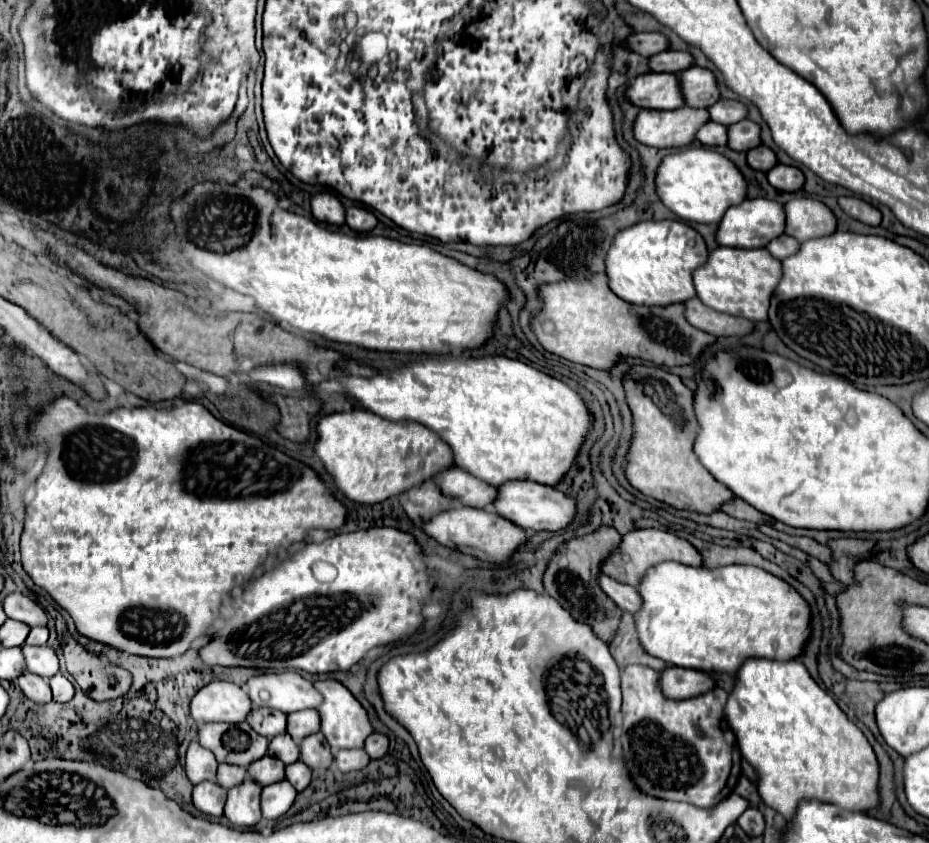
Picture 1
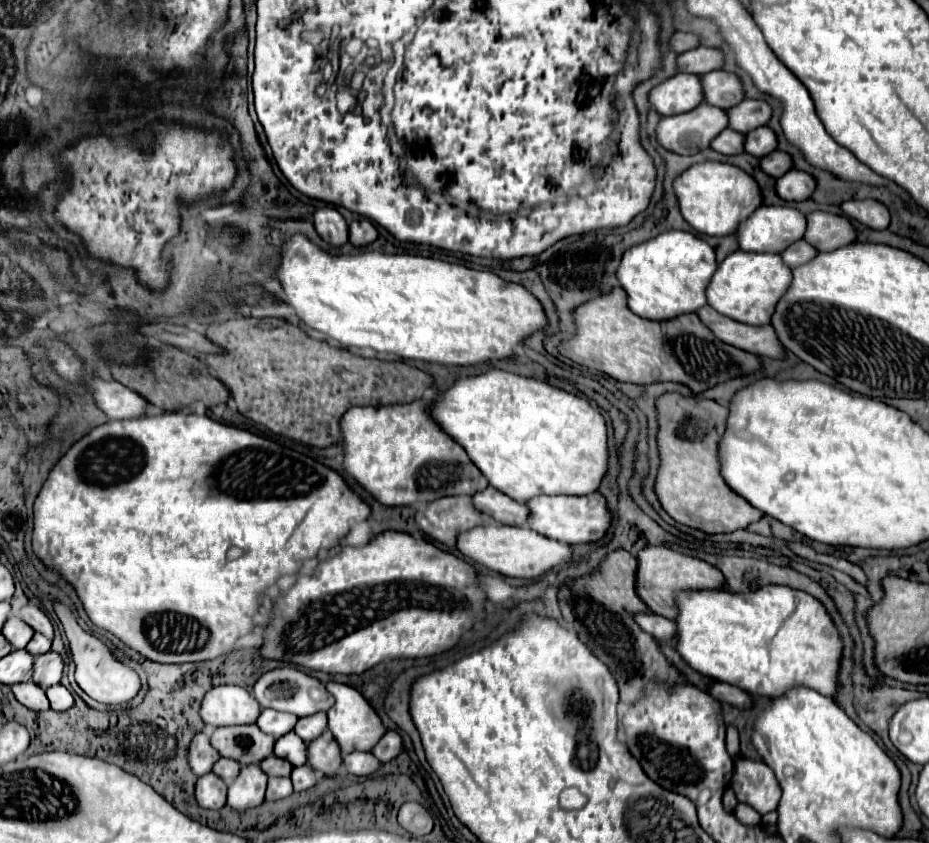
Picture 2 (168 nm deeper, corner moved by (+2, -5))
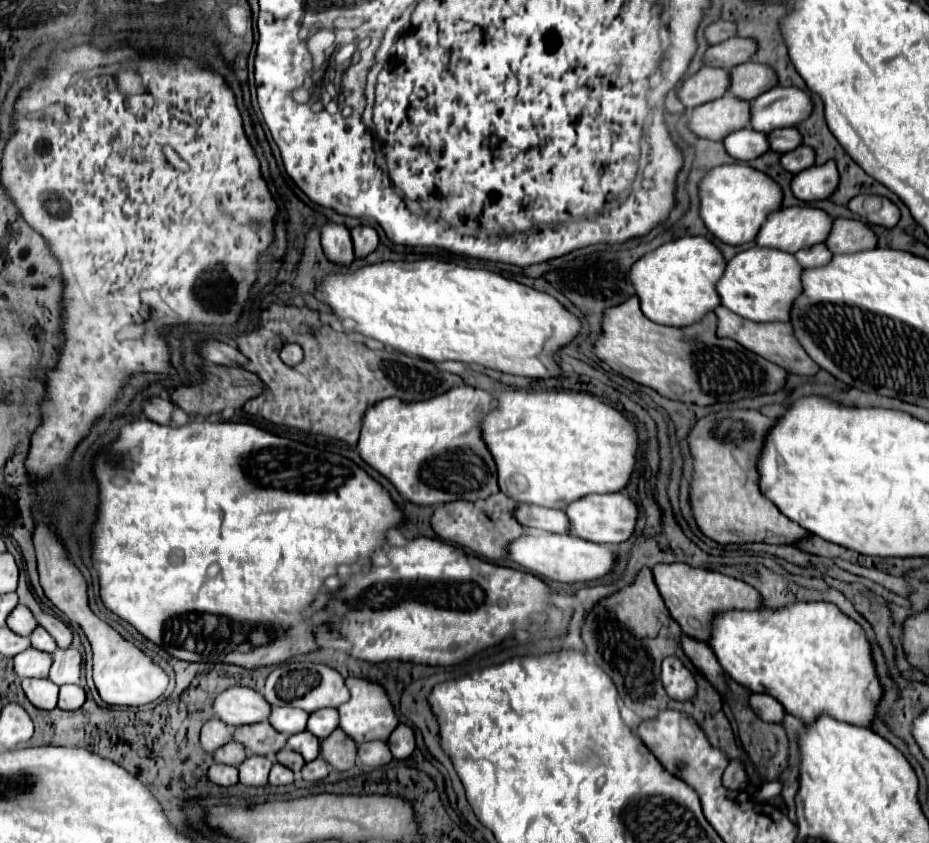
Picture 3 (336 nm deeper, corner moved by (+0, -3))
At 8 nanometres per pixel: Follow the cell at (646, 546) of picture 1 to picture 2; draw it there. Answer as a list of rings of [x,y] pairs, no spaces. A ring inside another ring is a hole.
[[[648,546],[638,554],[638,576],[636,590],[638,596],[656,612],[670,620],[678,618],[678,606],[674,596],[682,590],[720,590],[724,586],[724,576],[716,566],[710,566],[698,558],[684,556],[664,546]]]

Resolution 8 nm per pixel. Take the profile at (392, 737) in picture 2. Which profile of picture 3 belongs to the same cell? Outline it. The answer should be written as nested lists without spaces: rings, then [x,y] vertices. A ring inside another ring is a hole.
[[[398,724],[396,730],[388,738],[388,748],[390,748],[394,758],[400,758],[400,760],[408,758],[412,754],[412,750],[416,748],[416,740],[414,740],[412,728],[406,726],[406,724]]]

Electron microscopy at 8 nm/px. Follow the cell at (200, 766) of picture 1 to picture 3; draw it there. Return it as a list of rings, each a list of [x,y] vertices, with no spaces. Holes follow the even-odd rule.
[[[212,718],[210,722],[206,722],[202,726],[200,732],[200,744],[204,748],[204,752],[214,754],[218,748],[222,748],[224,744],[228,744],[232,740],[232,728],[226,726],[224,722]]]

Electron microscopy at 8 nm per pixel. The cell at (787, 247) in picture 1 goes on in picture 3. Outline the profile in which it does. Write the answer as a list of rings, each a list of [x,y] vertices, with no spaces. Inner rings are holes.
[[[816,244],[810,248],[798,250],[794,256],[802,268],[816,268],[816,266],[828,264],[828,260],[832,258],[832,252],[824,244]]]

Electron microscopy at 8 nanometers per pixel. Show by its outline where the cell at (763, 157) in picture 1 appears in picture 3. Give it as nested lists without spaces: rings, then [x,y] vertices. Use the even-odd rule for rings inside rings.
[[[798,146],[796,150],[782,154],[780,164],[784,170],[798,174],[798,172],[802,172],[814,164],[814,154],[812,154],[812,150],[808,150],[808,146]]]

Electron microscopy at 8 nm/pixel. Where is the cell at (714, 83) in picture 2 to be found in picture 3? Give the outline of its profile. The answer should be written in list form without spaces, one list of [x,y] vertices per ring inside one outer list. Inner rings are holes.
[[[754,62],[734,66],[728,74],[730,74],[728,92],[736,98],[752,100],[776,86],[776,74],[772,72],[772,68]]]

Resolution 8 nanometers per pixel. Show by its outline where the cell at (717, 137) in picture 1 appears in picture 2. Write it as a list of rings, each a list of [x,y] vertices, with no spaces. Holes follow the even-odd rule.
[[[726,128],[722,130],[714,140],[712,140],[712,148],[720,154],[726,154],[726,156],[734,156],[734,154],[742,154],[744,152],[744,134],[740,132],[734,132],[732,128]]]

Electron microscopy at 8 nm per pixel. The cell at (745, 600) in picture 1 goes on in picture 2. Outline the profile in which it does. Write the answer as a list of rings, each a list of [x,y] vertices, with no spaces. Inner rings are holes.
[[[764,586],[758,592],[746,594],[732,594],[728,590],[686,590],[676,598],[680,616],[676,620],[678,642],[674,646],[700,674],[738,686],[754,696],[784,696],[794,684],[802,684],[824,696],[836,698],[844,644],[824,604],[814,600],[814,596],[788,586]]]

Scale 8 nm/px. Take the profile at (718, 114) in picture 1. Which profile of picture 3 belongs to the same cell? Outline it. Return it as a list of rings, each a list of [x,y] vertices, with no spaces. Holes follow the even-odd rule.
[[[772,88],[750,102],[752,130],[768,134],[774,128],[796,126],[812,110],[812,100],[798,88]]]

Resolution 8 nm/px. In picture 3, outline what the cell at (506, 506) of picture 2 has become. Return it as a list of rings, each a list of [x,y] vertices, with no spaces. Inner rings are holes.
[[[520,504],[514,508],[514,518],[526,528],[558,532],[558,534],[568,532],[568,520],[564,518],[562,510],[542,508],[534,504]]]

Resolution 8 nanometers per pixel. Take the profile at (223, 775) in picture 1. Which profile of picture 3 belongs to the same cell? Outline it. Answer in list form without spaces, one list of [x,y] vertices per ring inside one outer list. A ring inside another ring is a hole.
[[[228,742],[228,746],[222,746],[214,754],[214,762],[226,764],[226,766],[240,766],[244,758],[246,758],[246,750],[236,742]]]

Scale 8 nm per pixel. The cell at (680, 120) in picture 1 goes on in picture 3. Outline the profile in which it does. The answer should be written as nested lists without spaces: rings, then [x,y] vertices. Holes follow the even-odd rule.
[[[728,94],[696,106],[688,114],[688,130],[706,140],[724,140],[744,126],[748,126],[748,104]]]

